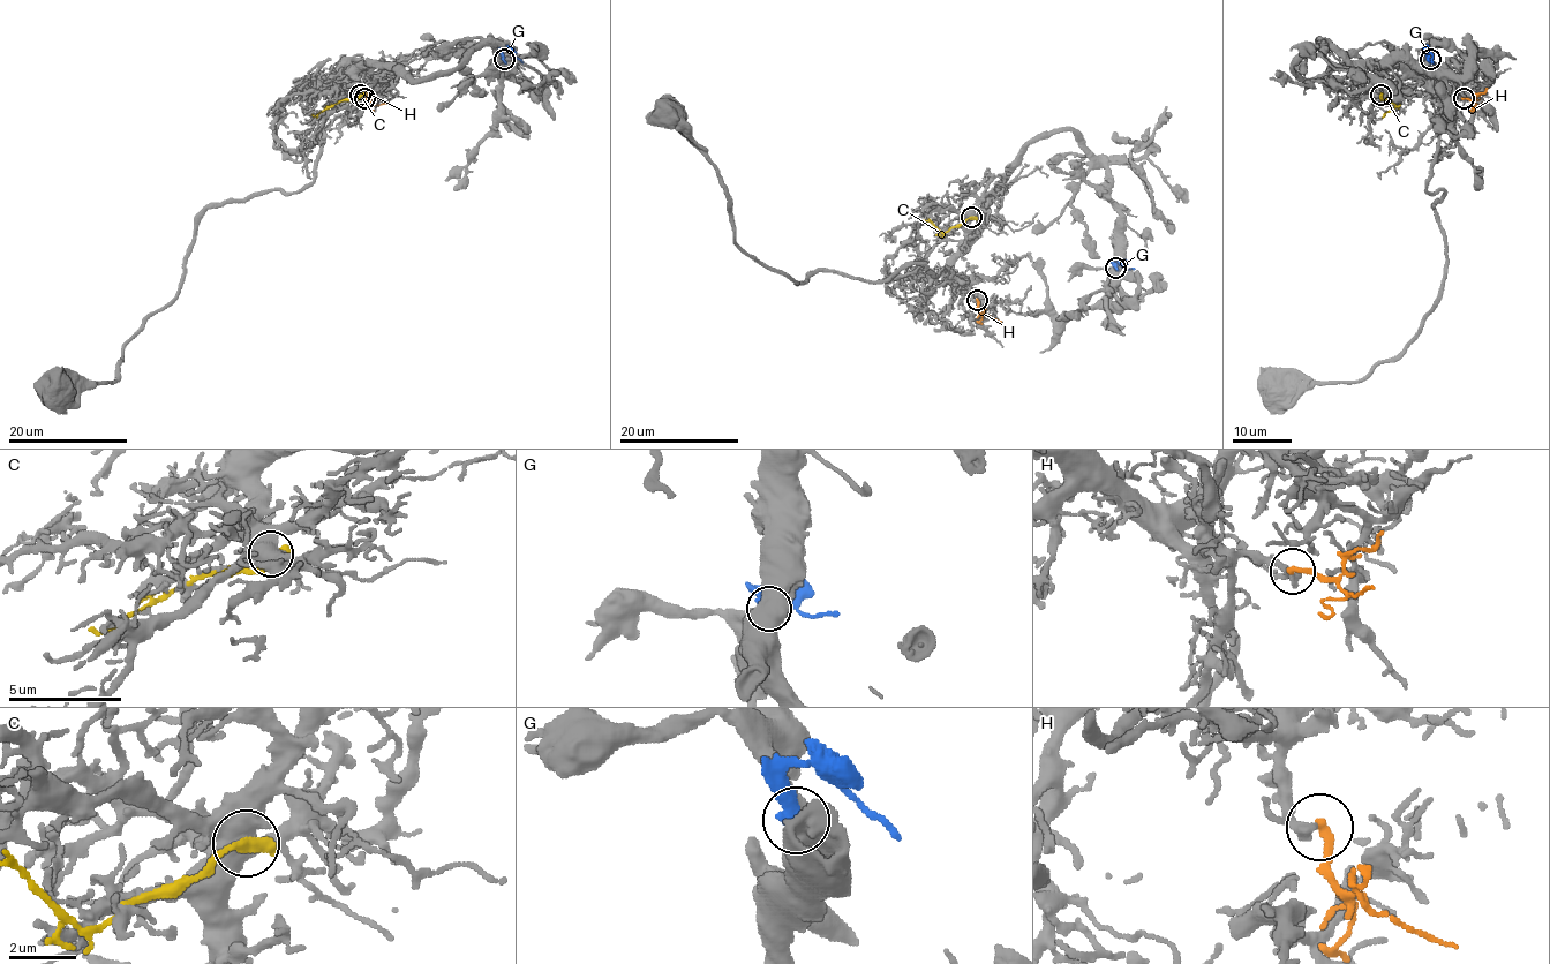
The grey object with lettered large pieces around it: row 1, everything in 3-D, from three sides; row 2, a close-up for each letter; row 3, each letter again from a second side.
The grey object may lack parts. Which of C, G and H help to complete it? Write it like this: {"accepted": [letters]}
{"accepted": []}

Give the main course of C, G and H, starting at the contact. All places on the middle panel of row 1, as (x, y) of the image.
C: (971, 217), (945, 232), (923, 220)
G: (1116, 268), (1118, 262), (1126, 269), (1134, 269)
H: (976, 300), (978, 308), (986, 315), (1001, 321)

